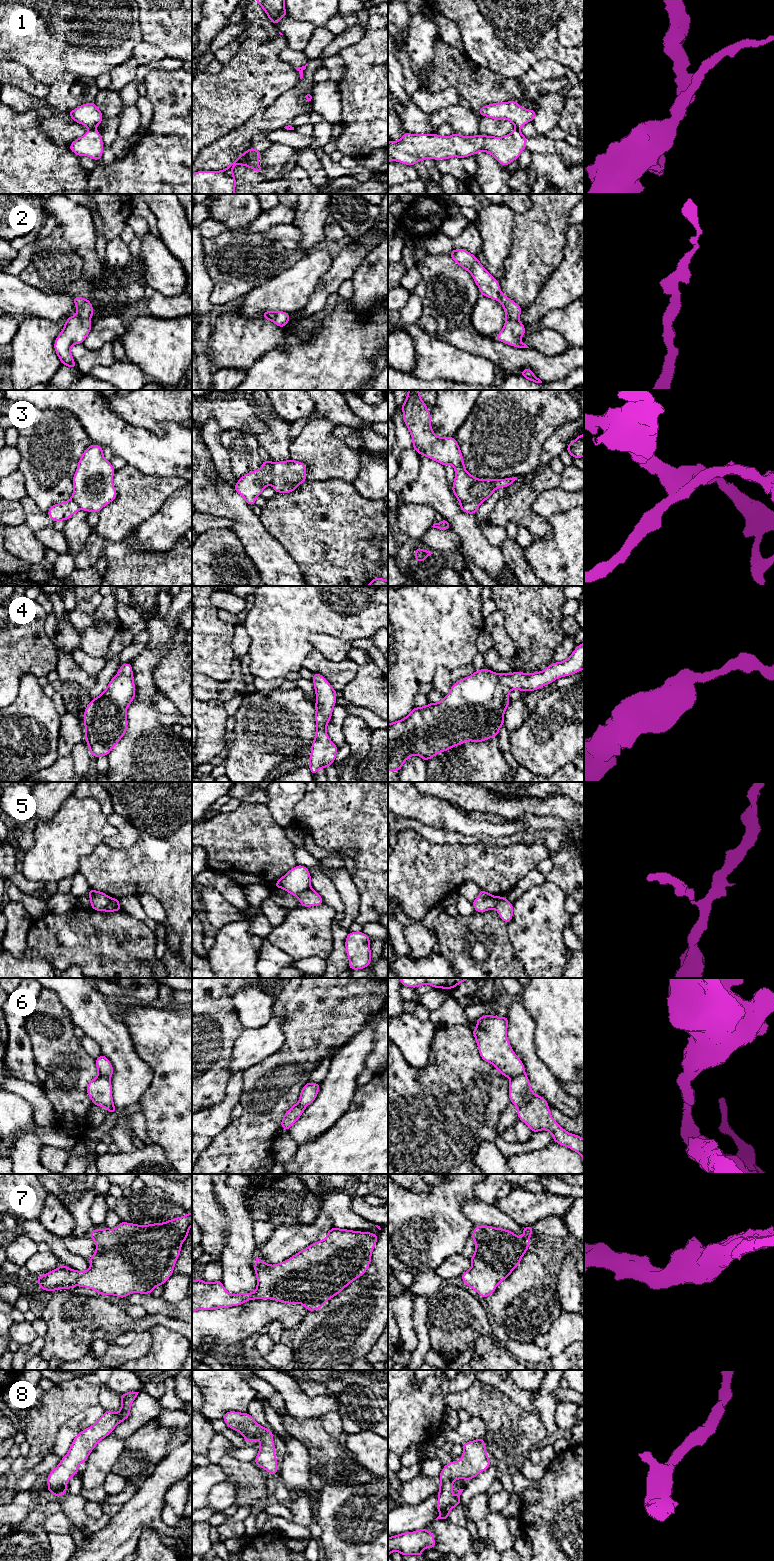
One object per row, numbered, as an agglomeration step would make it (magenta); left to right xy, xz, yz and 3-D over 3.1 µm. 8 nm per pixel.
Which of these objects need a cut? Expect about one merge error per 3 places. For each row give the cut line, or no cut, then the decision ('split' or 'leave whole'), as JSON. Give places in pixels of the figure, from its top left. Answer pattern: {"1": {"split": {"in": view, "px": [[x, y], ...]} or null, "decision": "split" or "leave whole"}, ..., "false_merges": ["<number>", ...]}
{"1": {"split": {"in": "xy", "px": [[89, 129], [94, 130]]}, "decision": "split"}, "2": {"split": null, "decision": "leave whole"}, "3": {"split": {"in": "xz", "px": [[272, 462], [270, 483]]}, "decision": "split"}, "4": {"split": null, "decision": "leave whole"}, "5": {"split": {"in": "xz", "px": [[310, 887], [295, 896]]}, "decision": "split"}, "6": {"split": {"in": "yz", "px": [[523, 1071], [511, 1079]]}, "decision": "split"}, "7": {"split": null, "decision": "leave whole"}, "8": {"split": null, "decision": "leave whole"}, "false_merges": ["1", "3", "5", "6"]}

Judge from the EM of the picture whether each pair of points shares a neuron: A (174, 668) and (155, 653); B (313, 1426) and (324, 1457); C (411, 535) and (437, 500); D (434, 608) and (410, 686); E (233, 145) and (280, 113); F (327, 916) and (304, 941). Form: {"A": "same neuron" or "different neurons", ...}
{"A": "different neurons", "B": "same neuron", "C": "different neurons", "D": "same neuron", "E": "same neuron", "F": "same neuron"}

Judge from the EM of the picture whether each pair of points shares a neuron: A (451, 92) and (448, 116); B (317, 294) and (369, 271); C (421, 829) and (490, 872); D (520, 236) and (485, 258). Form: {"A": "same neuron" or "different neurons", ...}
{"A": "different neurons", "B": "different neurons", "C": "different neurons", "D": "different neurons"}

